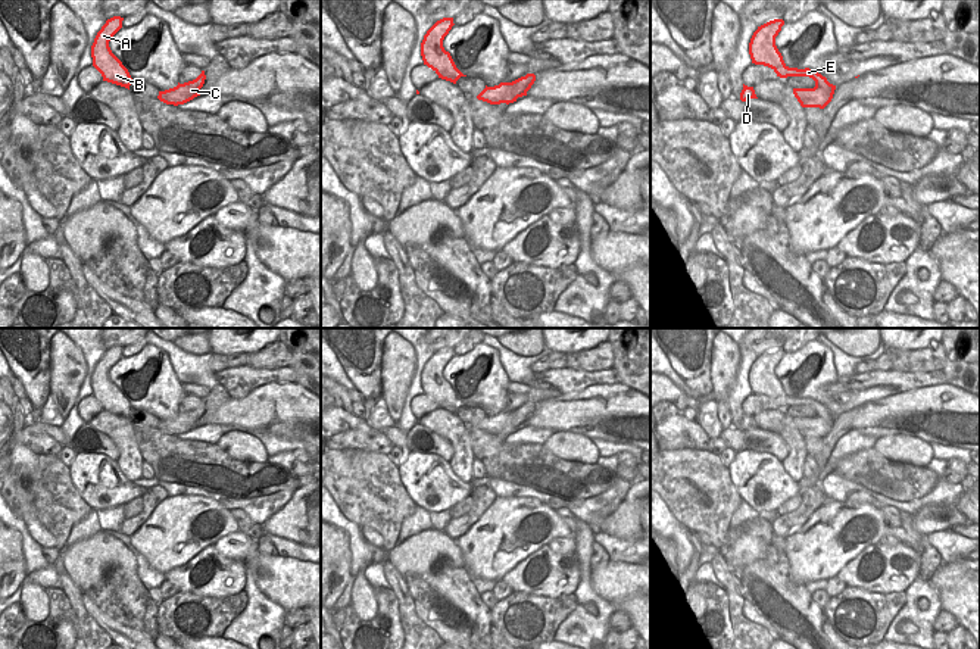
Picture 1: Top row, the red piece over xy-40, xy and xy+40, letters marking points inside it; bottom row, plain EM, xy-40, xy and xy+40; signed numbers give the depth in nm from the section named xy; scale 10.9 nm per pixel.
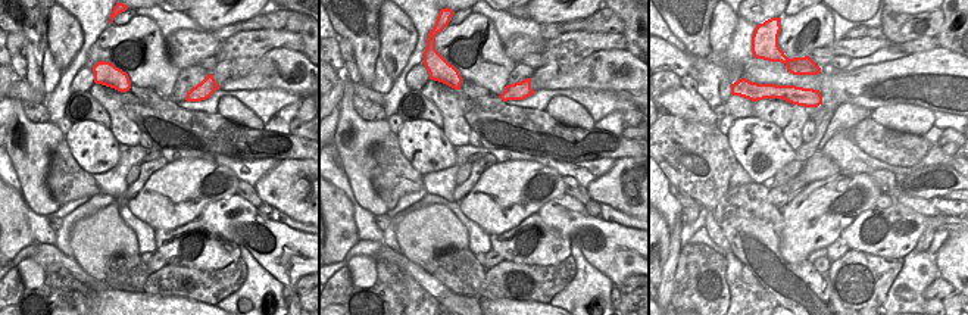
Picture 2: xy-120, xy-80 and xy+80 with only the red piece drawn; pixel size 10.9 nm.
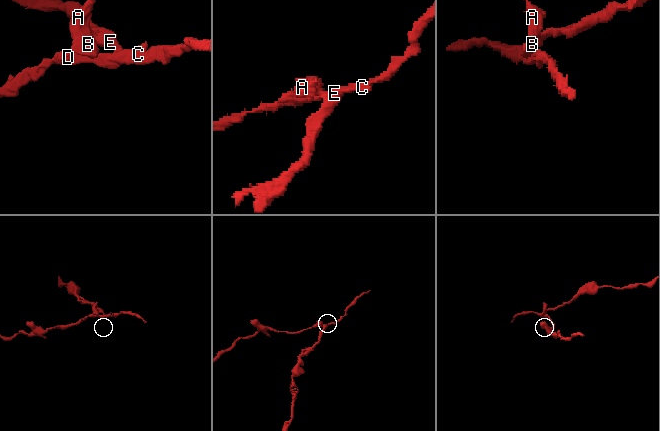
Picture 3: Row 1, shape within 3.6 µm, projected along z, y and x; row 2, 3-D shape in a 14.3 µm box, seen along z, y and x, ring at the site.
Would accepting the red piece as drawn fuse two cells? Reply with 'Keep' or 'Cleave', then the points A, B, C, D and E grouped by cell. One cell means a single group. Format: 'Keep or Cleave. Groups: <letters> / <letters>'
Cleave. Groups: A B E / C D

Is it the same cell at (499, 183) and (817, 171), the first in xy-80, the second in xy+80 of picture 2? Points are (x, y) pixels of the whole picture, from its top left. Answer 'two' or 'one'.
two

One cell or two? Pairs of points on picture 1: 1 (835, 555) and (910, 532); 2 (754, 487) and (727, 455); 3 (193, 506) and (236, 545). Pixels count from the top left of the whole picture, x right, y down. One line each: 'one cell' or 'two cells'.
1: one cell
2: two cells
3: two cells

